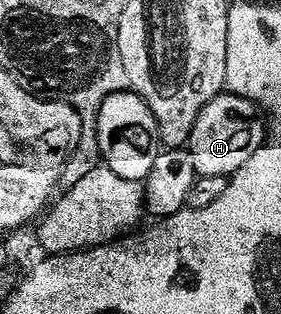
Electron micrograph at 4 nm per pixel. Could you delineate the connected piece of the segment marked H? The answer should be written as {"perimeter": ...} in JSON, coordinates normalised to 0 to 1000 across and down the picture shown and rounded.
{"perimeter":[[[815,299],[776,303],[765,318],[740,325],[740,338],[726,338],[726,350],[712,350],[712,376],[698,376],[698,401],[669,462],[708,564],[822,567],[918,487],[922,449],[904,449],[904,433],[890,424],[890,354],[897,334],[886,318]]]}

